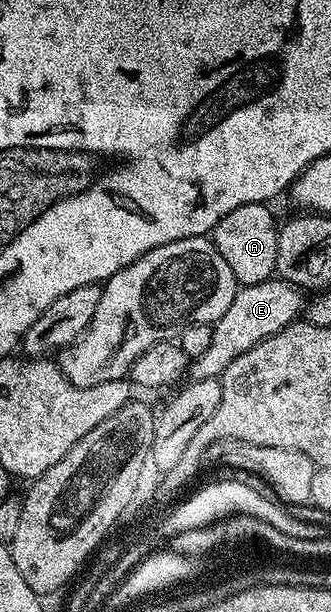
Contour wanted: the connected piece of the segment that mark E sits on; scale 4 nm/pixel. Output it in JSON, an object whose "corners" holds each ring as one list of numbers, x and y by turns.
{"corners":[[272,277,257,285,240,286,233,297,233,305,229,305,229,309,225,309,223,316,212,326,209,349,205,349,205,353,190,364,190,378,219,379,224,369,237,361,241,353,253,349,253,345,265,341,265,337,276,335,290,323,296,322,304,311,304,292,284,279]]}

